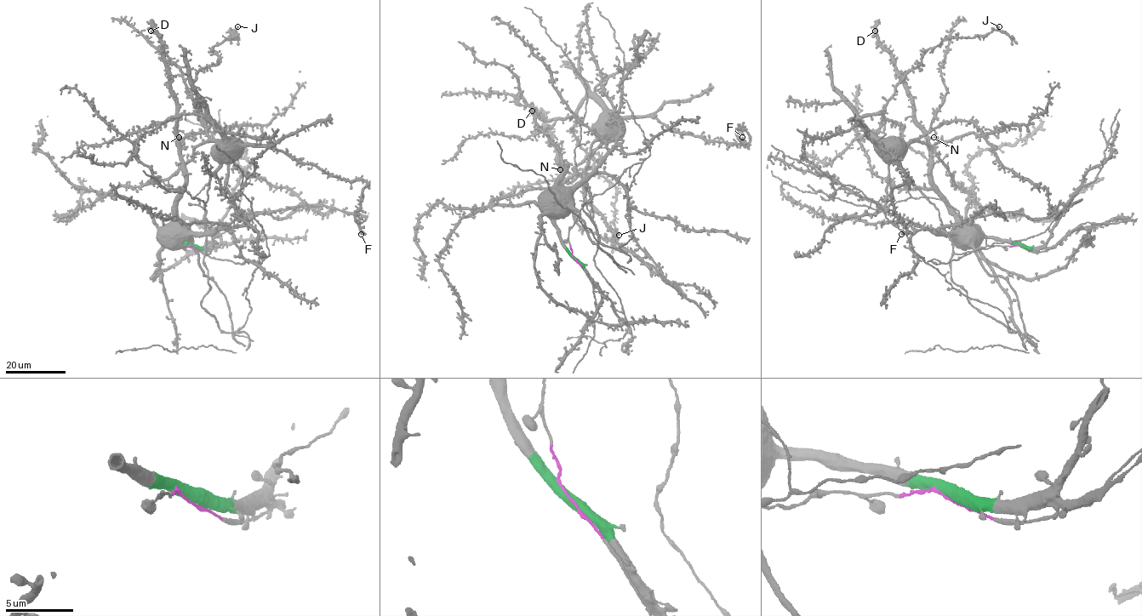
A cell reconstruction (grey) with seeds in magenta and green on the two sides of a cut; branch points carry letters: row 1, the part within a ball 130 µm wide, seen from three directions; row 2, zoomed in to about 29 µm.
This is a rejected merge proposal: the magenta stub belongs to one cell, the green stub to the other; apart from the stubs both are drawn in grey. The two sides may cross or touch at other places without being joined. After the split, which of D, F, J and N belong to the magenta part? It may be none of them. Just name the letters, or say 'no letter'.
F, J

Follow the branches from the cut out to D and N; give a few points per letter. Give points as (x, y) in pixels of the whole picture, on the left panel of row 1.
D: (193, 247), (174, 237), (174, 203), (185, 185), (177, 106), (166, 68), (164, 46), (151, 31)
N: (193, 247), (174, 237), (174, 202), (185, 185), (185, 162), (179, 137)

